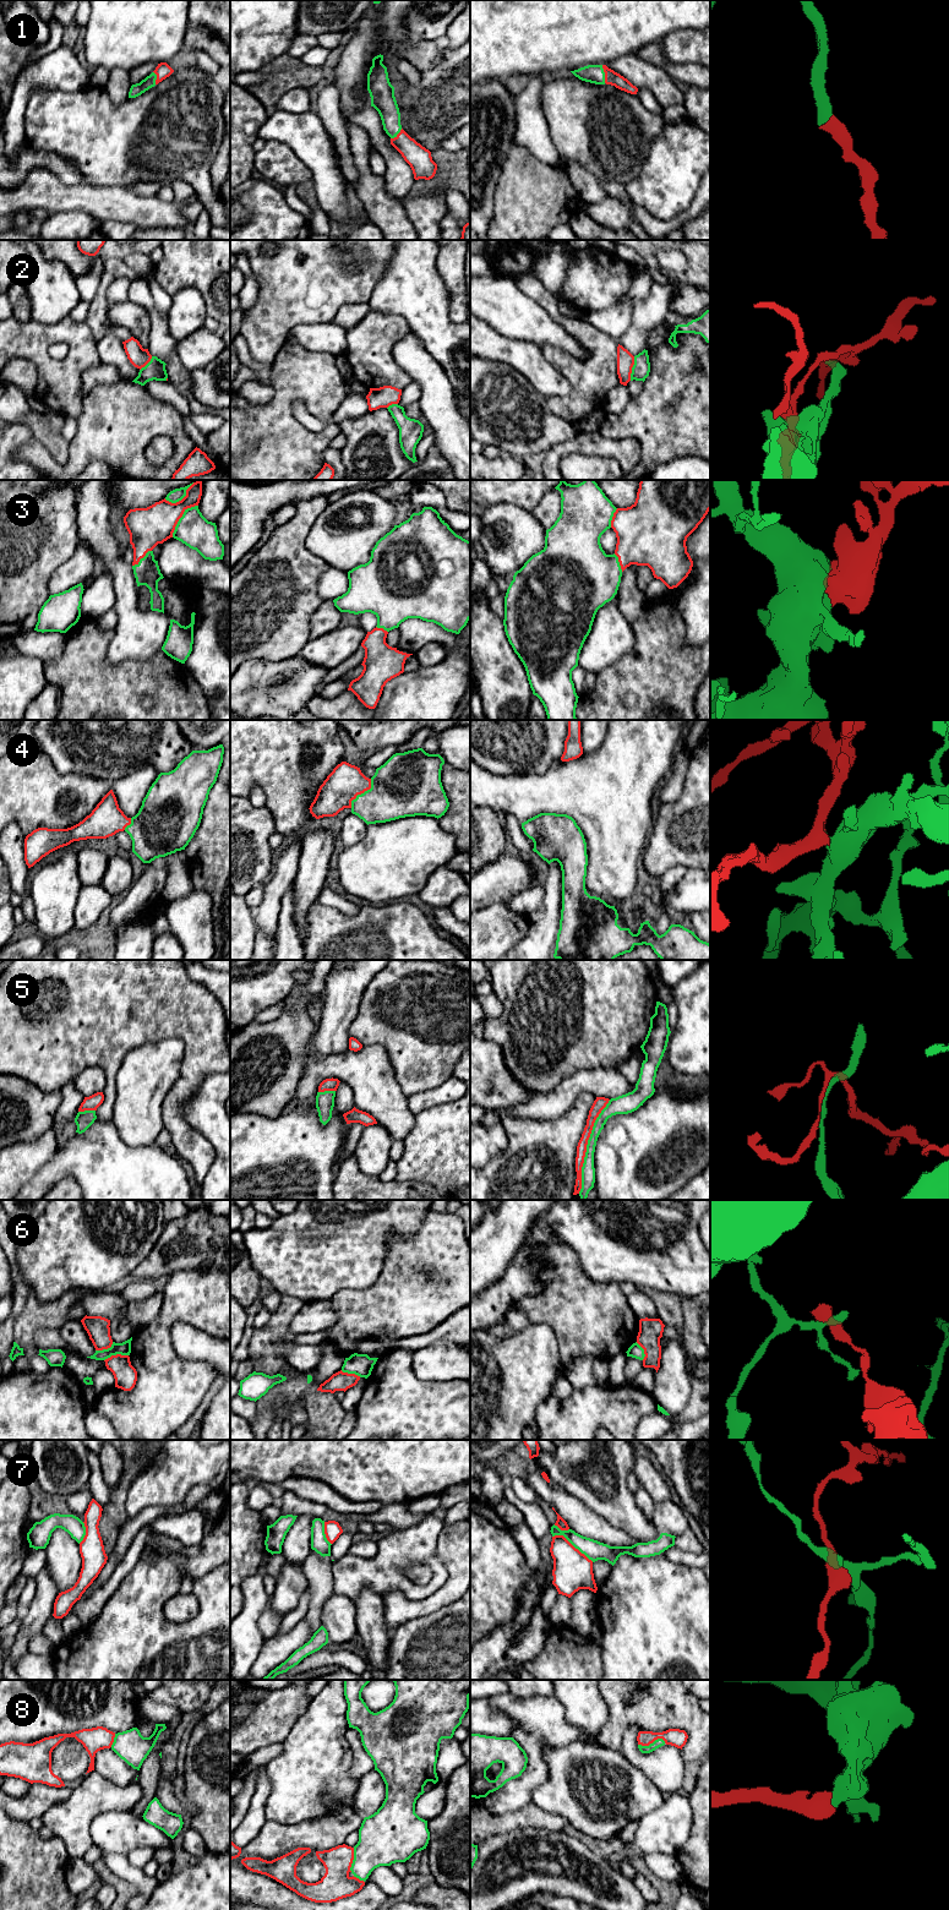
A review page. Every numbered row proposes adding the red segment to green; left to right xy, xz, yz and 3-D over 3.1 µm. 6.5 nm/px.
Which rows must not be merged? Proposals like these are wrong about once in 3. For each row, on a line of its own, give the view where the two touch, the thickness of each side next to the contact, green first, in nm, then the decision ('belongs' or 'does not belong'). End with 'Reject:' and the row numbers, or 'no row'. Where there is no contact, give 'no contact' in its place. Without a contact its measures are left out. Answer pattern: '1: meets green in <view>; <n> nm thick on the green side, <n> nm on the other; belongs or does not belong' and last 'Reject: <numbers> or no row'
1: meets green in yz; 130 nm thick on the green side, 90 nm on the other; belongs
2: meets green in yz; 120 nm thick on the green side, 110 nm on the other; does not belong
3: meets green in xy; 220 nm thick on the green side, 260 nm on the other; belongs
4: meets green in xz; 360 nm thick on the green side, 220 nm on the other; belongs
5: meets green in yz; 100 nm thick on the green side, 70 nm on the other; does not belong
6: meets green in xy; 90 nm thick on the green side, 150 nm on the other; does not belong
7: meets green in yz; 140 nm thick on the green side, 260 nm on the other; does not belong
8: meets green in yz; 60 nm thick on the green side, 120 nm on the other; belongs
Reject: 2, 5, 6, 7

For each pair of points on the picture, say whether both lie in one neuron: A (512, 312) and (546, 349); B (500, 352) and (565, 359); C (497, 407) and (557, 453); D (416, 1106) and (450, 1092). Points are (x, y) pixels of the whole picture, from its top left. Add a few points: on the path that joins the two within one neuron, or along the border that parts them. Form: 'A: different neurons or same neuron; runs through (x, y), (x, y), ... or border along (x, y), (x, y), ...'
A: different neurons; border along (539, 345), (554, 344), (568, 353)
B: different neurons; border along (539, 347), (543, 355), (565, 377)
C: different neurons; border along (576, 435), (551, 447), (545, 453)
D: same neuron; runs through (425, 1100), (441, 1095)

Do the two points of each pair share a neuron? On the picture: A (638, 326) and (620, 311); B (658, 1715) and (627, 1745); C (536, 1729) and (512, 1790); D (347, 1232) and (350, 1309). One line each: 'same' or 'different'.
A: different
B: different
C: same
D: different

